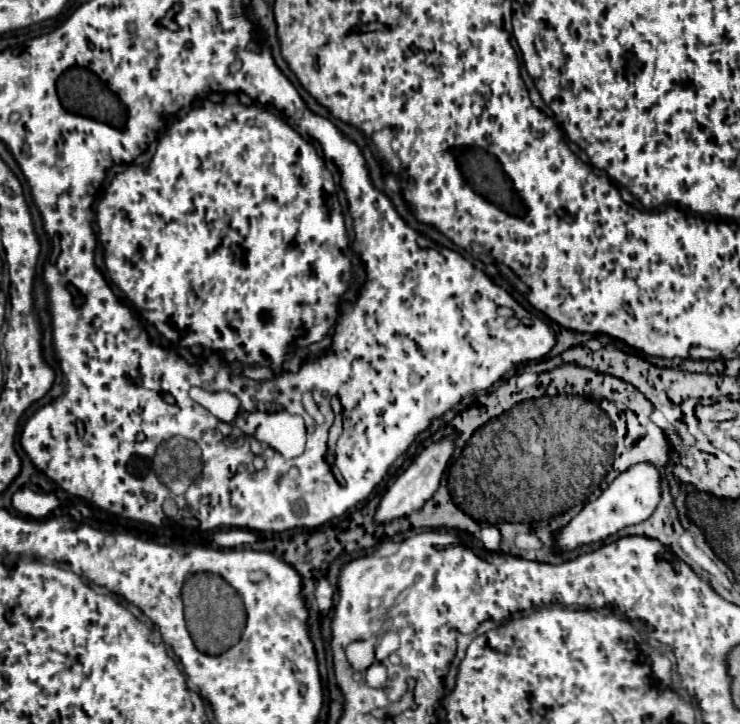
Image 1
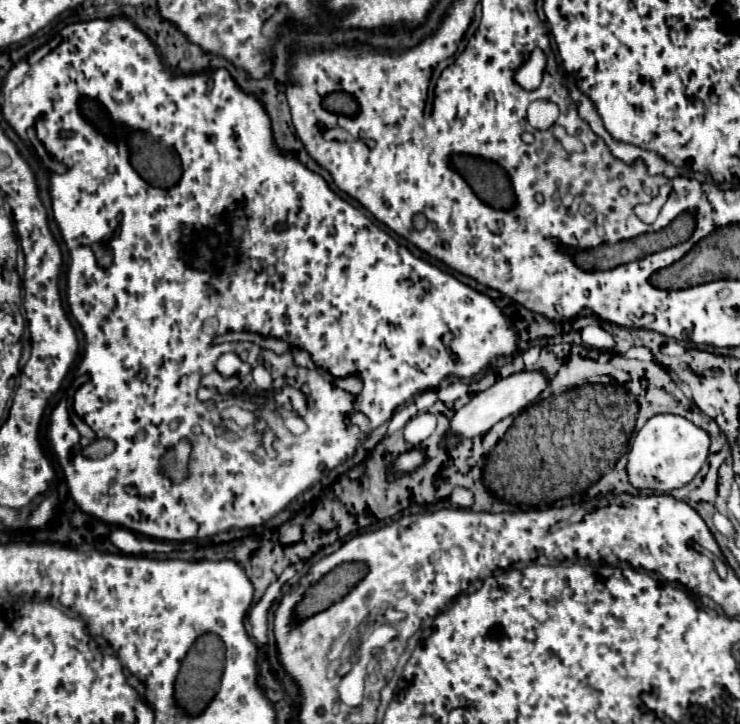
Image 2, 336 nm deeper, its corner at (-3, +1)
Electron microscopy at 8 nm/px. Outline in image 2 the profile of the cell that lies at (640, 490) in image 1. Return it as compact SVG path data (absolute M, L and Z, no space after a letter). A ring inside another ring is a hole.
M659 413L653 415L643 429L635 435L633 445L629 449L627 475L633 487L651 489L669 493L671 489L679 489L687 485L697 471L703 467L709 455L709 433L685 417Z

